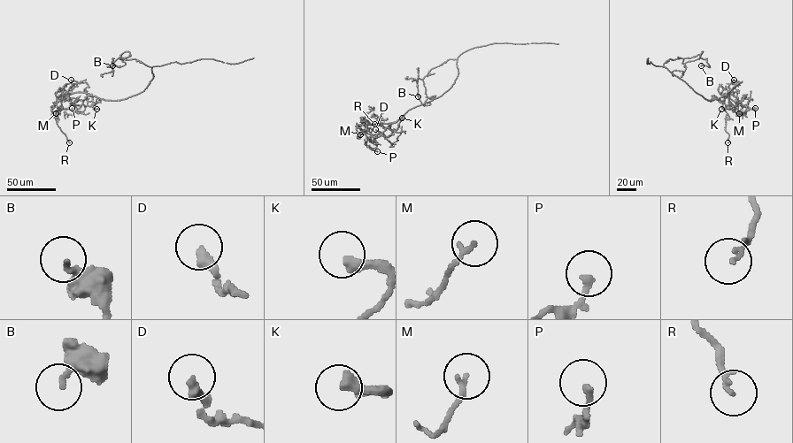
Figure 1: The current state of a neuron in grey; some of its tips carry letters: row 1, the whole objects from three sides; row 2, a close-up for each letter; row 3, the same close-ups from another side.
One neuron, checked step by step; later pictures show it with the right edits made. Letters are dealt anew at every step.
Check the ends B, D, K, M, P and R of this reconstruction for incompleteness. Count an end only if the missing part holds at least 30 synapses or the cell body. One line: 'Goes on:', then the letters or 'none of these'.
Goes on: none of these

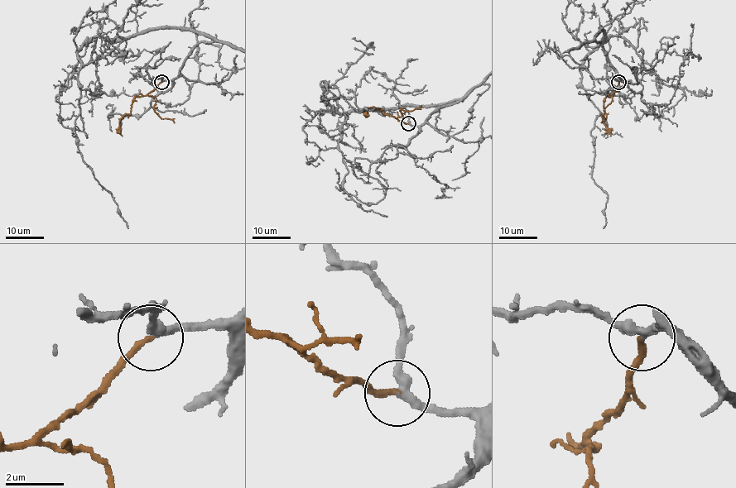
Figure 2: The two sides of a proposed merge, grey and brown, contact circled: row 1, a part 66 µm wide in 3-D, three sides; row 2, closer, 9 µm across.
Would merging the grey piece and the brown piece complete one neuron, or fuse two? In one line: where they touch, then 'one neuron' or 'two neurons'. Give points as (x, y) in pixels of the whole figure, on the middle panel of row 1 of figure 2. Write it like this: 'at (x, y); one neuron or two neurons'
at (408, 123); one neuron

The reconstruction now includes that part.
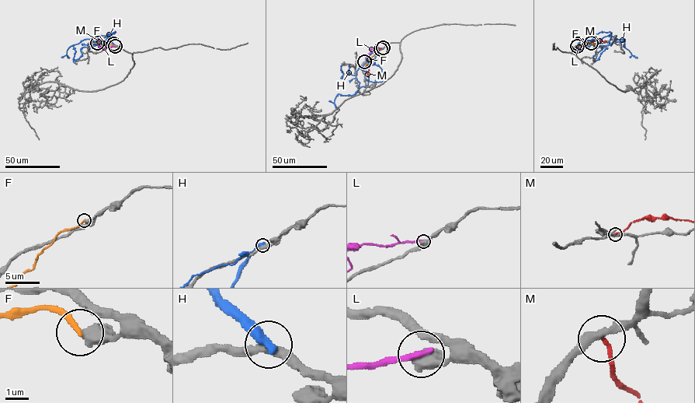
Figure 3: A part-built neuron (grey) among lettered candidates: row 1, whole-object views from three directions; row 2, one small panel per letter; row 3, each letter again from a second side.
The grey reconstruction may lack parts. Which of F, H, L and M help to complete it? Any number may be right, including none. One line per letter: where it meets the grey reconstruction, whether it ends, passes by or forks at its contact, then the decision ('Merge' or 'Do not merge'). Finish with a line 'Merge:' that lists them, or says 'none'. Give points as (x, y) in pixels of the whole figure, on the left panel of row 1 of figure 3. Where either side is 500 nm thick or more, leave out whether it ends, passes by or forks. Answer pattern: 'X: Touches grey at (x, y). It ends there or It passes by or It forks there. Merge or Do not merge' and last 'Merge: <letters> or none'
F: Touches grey at (114, 46). It ends there. Do not merge
H: Touches grey at (113, 43). It ends there. Do not merge
L: Touches grey at (115, 46). Do not merge
M: Touches grey at (97, 43). It ends there. Do not merge
Merge: none

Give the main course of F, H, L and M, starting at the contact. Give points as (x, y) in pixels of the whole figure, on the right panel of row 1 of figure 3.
F: (577, 46), (588, 42), (595, 45)
H: (578, 43), (589, 40), (595, 45), (606, 45), (623, 39), (623, 46), (637, 57)
L: (577, 46), (579, 48), (588, 45)
M: (591, 43), (598, 40), (606, 41)

